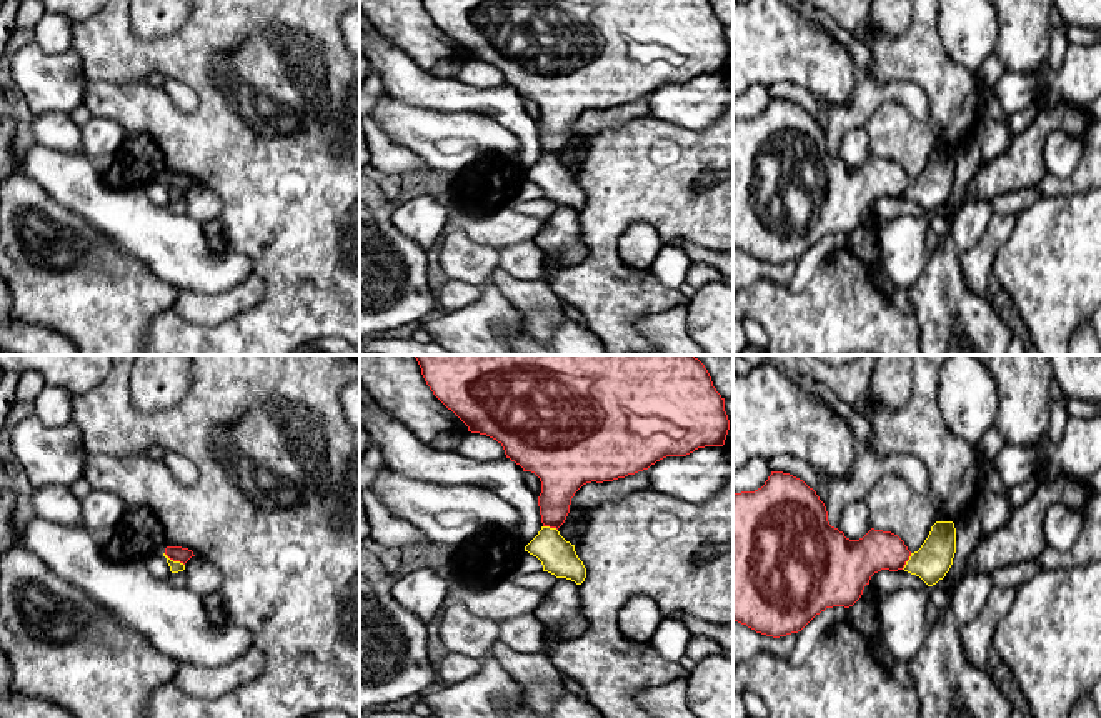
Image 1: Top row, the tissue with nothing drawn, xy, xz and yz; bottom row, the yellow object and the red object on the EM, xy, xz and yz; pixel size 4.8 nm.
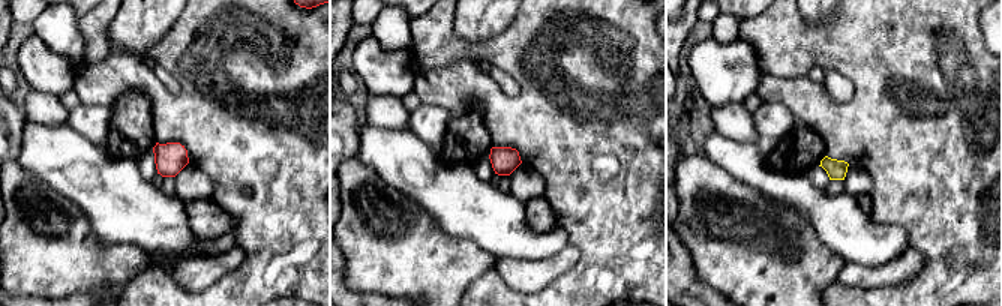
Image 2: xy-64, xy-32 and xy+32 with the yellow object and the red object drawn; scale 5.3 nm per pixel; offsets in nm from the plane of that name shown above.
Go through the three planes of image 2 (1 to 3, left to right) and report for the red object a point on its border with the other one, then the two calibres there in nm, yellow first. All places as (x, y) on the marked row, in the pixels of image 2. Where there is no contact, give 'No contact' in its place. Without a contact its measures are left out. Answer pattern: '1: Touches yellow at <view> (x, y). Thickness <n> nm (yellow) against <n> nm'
1: No contact
2: No contact
3: No contact

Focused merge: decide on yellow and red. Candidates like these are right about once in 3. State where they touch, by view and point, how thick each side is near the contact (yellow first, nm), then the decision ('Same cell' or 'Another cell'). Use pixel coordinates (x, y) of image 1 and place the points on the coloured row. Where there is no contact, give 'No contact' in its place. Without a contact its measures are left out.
Touches yellow at xy (172, 560). Thickness 60 nm (yellow) against 80 nm. Another cell

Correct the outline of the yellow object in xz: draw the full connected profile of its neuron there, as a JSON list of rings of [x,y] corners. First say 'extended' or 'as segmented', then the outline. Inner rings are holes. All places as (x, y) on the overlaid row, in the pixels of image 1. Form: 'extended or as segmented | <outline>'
as segmented | [[[541,526],[538,535],[525,546],[525,551],[536,556],[543,571],[556,578],[566,578],[581,585],[586,568],[575,551],[575,545],[566,541],[556,528]]]

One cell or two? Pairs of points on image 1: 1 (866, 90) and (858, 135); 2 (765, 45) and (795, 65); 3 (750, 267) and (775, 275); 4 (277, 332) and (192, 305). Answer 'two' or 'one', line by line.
1: two
2: one
3: one
4: two

